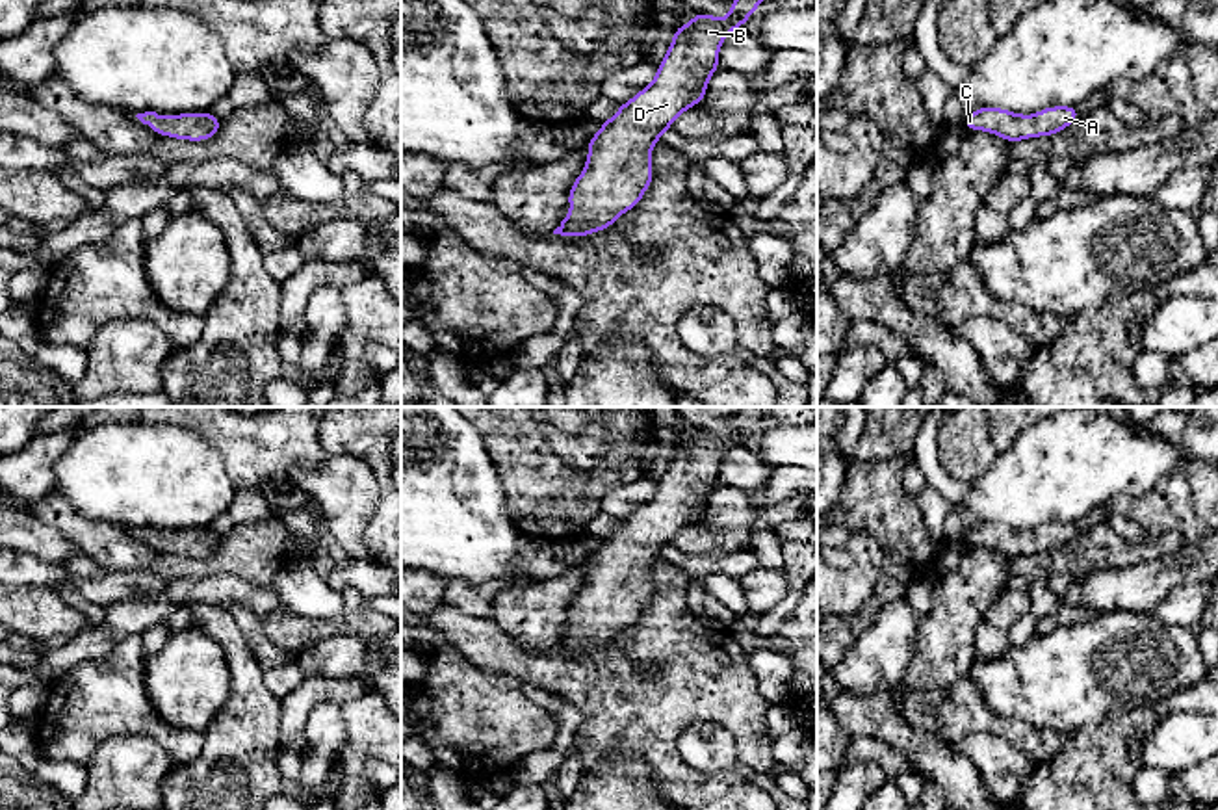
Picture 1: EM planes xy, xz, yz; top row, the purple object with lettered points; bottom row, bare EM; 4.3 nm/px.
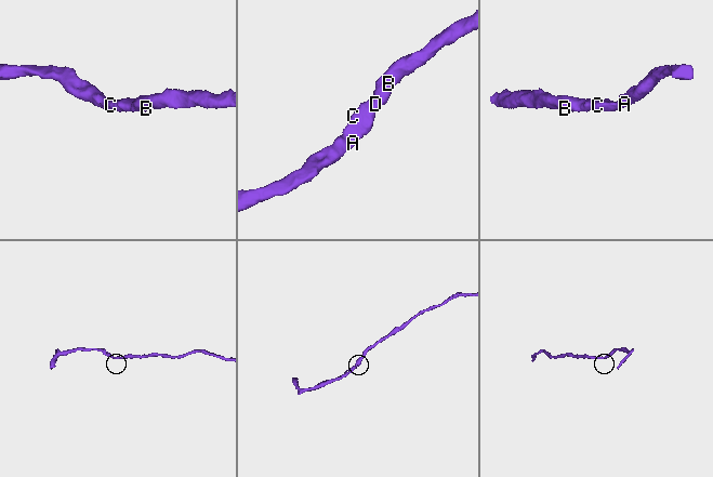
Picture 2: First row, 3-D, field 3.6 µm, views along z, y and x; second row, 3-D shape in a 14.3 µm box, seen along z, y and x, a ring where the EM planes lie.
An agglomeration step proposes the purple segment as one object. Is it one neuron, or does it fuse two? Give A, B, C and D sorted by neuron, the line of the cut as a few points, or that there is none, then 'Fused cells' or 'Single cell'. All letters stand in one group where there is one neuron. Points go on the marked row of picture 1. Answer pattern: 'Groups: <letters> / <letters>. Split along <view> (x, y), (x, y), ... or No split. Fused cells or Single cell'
Groups: A B C D. No split. Single cell

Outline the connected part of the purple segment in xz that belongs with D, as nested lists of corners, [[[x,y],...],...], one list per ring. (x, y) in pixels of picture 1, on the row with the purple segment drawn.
[[[733,0],[728,19],[709,17],[698,9],[696,17],[685,26],[674,28],[672,43],[665,59],[657,65],[654,82],[631,100],[622,102],[620,110],[600,124],[600,132],[589,137],[585,169],[568,191],[568,206],[574,212],[561,219],[553,234],[577,238],[600,232],[615,225],[622,212],[633,210],[641,202],[654,178],[650,150],[687,108],[706,98],[706,82],[719,69],[719,48],[724,37],[733,30],[741,30],[761,2]]]

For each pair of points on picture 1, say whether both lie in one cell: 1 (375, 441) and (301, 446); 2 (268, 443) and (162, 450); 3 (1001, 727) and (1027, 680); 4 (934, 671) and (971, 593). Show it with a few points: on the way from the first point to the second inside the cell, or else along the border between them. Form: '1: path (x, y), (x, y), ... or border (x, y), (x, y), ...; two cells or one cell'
1: border (318, 426), (318, 443), (325, 452); two cells
2: border (177, 426), (195, 431), (218, 450), (234, 485); two cells
3: border (977, 684), (983, 699), (997, 714), (1048, 731); two cells
4: path (944, 653), (945, 634), (955, 612); one cell

